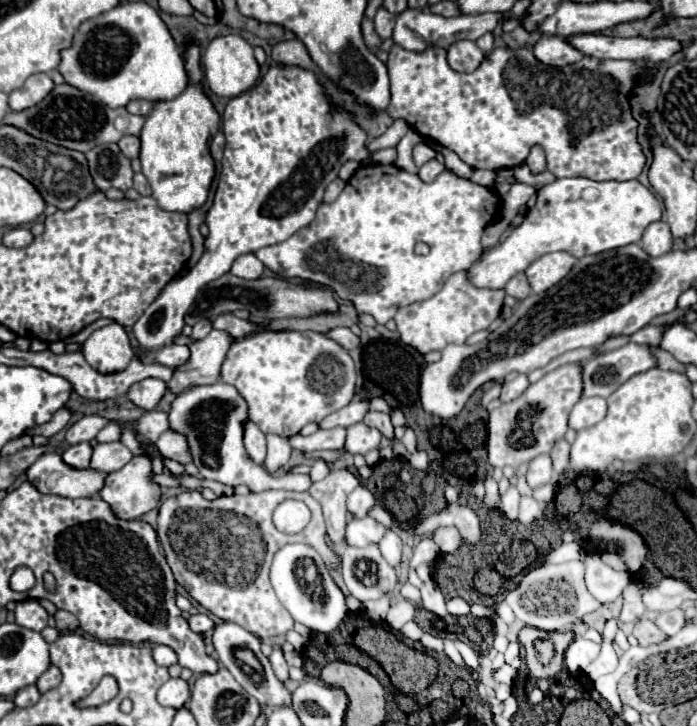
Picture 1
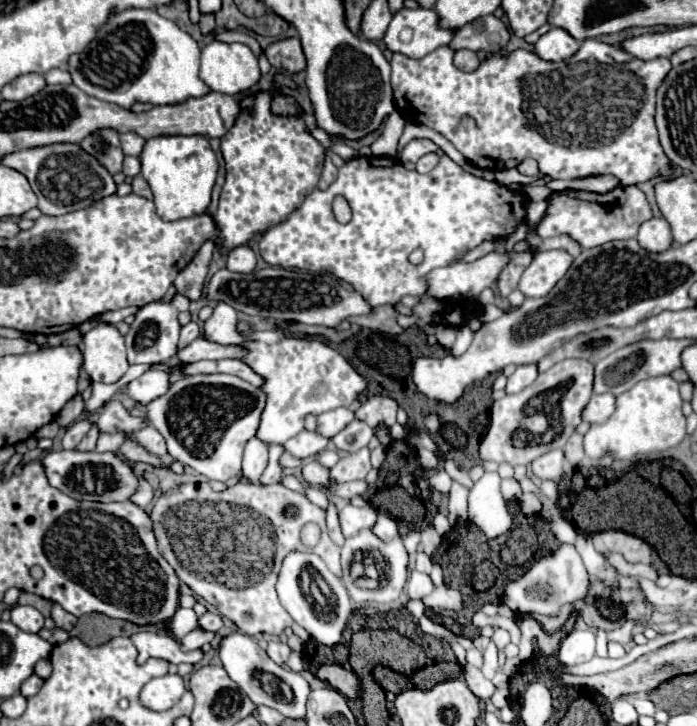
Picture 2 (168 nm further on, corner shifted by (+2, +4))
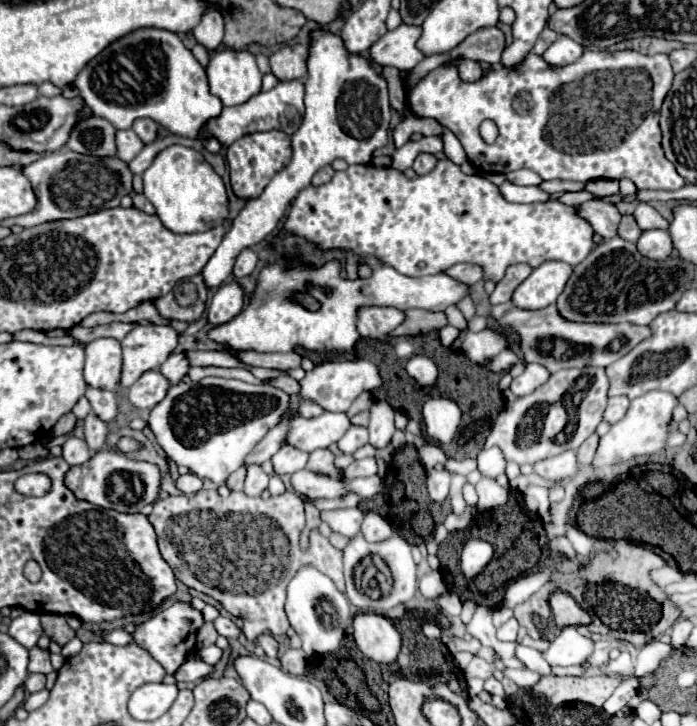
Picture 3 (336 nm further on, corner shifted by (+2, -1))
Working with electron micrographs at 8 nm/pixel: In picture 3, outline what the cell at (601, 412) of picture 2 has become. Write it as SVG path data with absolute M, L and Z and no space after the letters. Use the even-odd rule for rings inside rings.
M613 396L608 398L607 408L603 412L603 420L609 424L615 424L617 420L621 420L621 416L625 416L629 408L629 398L627 396Z

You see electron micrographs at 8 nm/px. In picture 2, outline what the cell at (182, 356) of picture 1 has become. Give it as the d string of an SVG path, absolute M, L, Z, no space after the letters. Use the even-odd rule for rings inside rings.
M197 337L191 345L181 349L179 359L183 363L193 363L201 359L243 359L247 355L247 349L241 345L219 345L205 337Z

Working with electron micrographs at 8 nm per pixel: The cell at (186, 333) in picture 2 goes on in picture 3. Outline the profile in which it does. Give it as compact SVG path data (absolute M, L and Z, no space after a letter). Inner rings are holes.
M173 352L167 360L165 360L165 364L161 366L161 374L171 382L171 384L177 384L177 382L181 382L181 378L187 374L187 370L189 370L189 358L187 358L187 354L185 352Z

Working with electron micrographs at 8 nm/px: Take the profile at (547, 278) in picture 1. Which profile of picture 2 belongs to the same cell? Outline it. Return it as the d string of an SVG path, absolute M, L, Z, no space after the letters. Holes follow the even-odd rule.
M541 251L533 255L531 265L525 269L521 281L519 281L519 291L525 297L545 297L557 281L567 273L571 267L573 257L567 251Z

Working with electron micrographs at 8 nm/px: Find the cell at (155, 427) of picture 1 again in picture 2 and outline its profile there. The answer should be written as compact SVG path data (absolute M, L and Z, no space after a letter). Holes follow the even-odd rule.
M111 399L103 405L101 413L97 415L97 425L99 425L101 433L117 433L117 431L133 433L133 431L145 427L145 421L139 417L133 417L119 401Z

